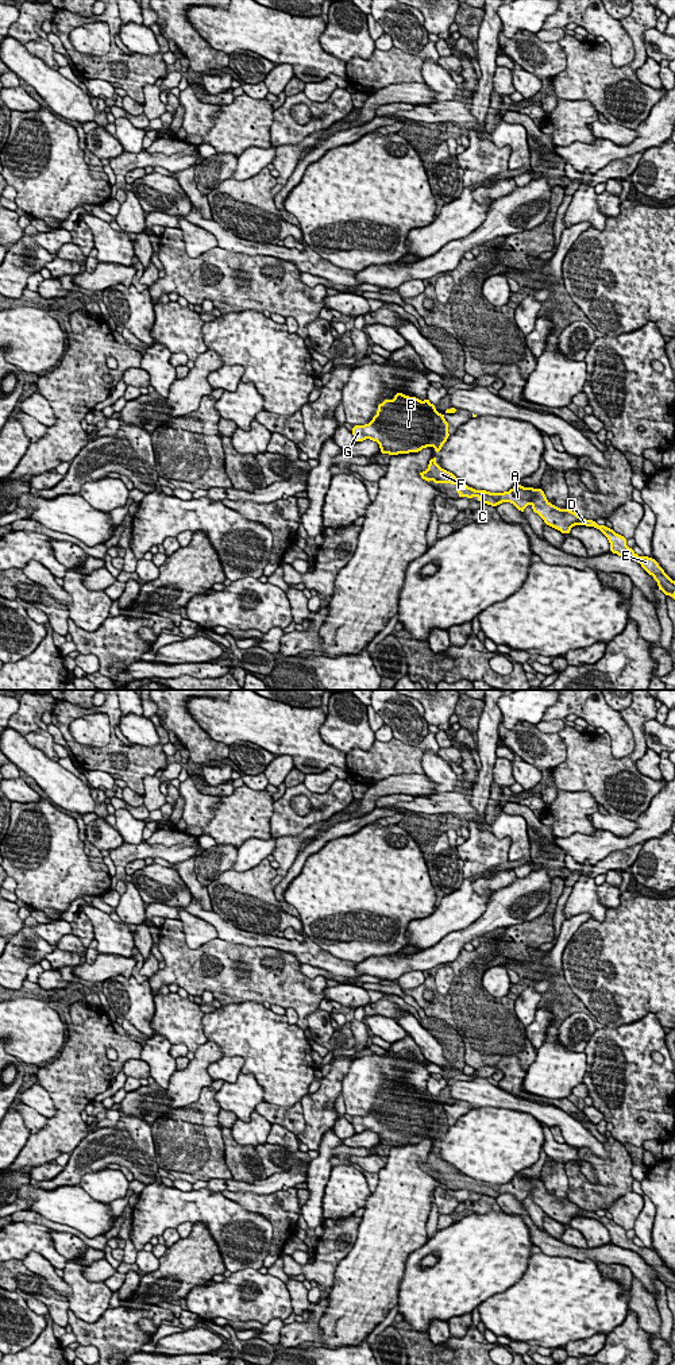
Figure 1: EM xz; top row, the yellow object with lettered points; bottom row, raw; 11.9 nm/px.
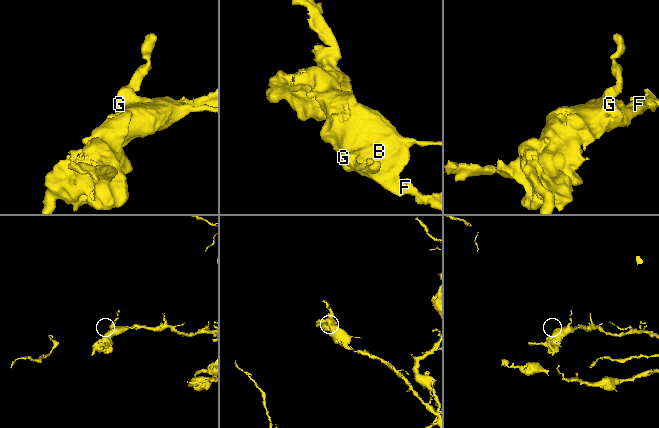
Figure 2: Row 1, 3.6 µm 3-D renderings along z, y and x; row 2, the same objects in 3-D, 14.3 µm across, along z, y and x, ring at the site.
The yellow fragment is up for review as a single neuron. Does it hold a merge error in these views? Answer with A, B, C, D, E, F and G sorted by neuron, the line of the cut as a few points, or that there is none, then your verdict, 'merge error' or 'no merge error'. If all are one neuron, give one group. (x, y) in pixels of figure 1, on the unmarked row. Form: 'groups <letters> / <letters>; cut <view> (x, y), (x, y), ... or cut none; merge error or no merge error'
groups A B C D E F G; cut none; no merge error

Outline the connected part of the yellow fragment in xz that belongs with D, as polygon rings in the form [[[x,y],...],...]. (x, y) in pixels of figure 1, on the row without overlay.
[[[436,1149],[429,1152],[428,1160],[420,1164],[421,1169],[425,1172],[433,1172],[435,1175],[451,1175],[456,1177],[459,1188],[472,1189],[477,1188],[478,1192],[497,1198],[502,1194],[513,1195],[518,1202],[531,1196],[533,1203],[537,1204],[547,1216],[560,1222],[562,1225],[570,1225],[571,1219],[575,1216],[594,1218],[599,1221],[610,1234],[610,1242],[618,1248],[632,1250],[641,1256],[641,1258],[653,1268],[657,1273],[659,1281],[666,1287],[675,1291],[675,1272],[672,1272],[659,1254],[648,1248],[639,1248],[632,1239],[626,1237],[626,1230],[613,1221],[598,1216],[593,1211],[586,1211],[578,1207],[570,1200],[560,1200],[552,1196],[541,1180],[524,1179],[521,1176],[514,1176],[509,1183],[504,1184],[490,1184],[486,1181],[475,1181],[463,1175],[452,1164],[441,1160],[436,1154]]]

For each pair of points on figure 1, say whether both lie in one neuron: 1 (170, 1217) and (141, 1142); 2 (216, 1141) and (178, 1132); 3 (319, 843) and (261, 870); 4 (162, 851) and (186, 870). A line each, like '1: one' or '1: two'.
1: two
2: one
3: two
4: two

